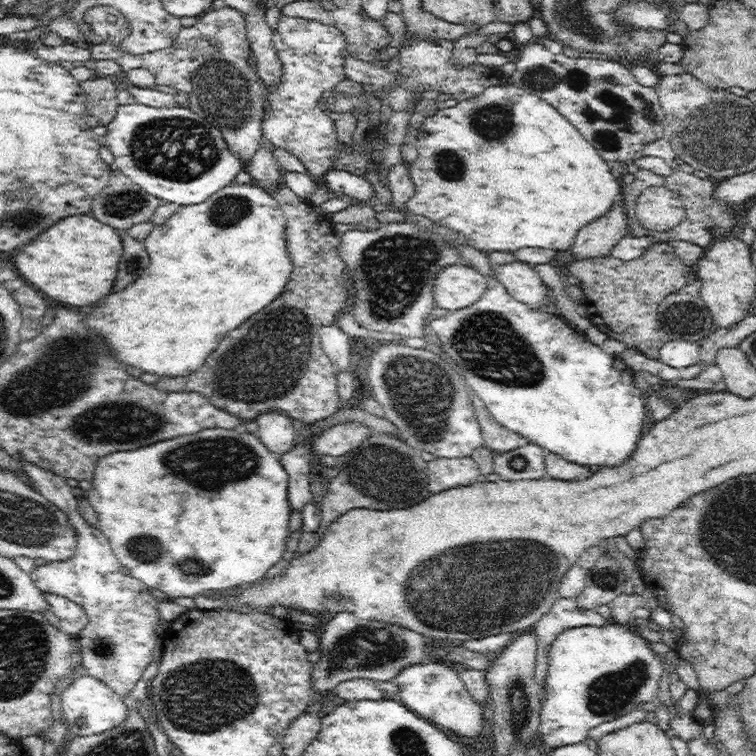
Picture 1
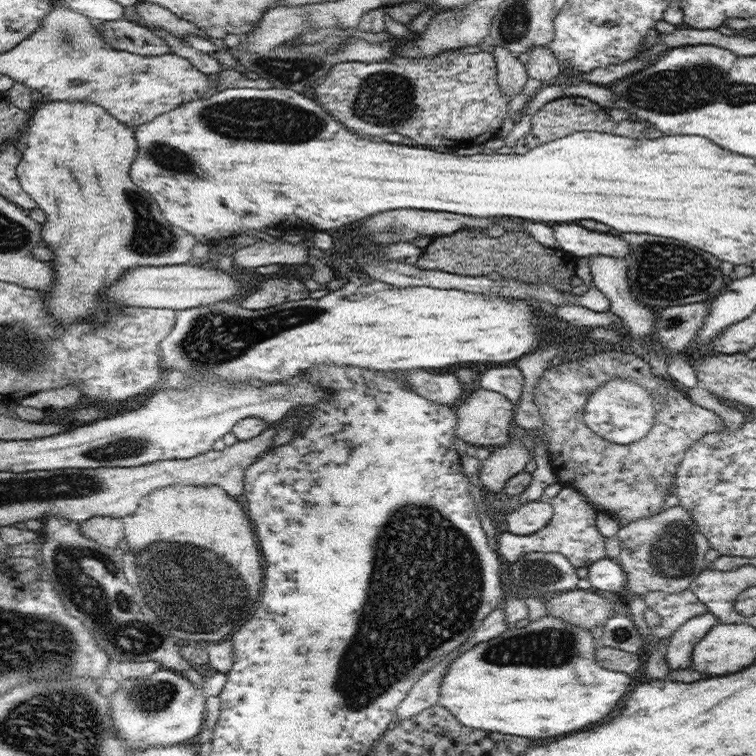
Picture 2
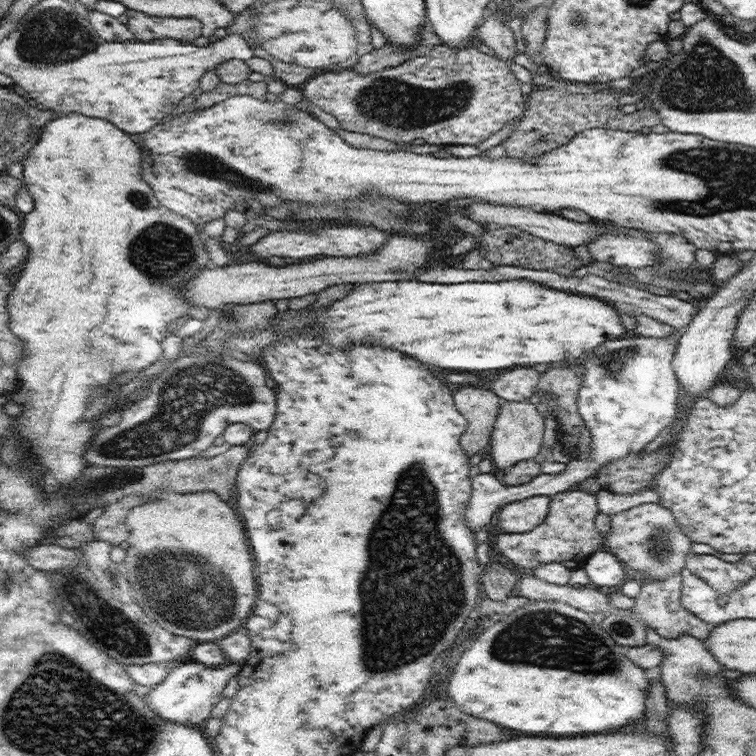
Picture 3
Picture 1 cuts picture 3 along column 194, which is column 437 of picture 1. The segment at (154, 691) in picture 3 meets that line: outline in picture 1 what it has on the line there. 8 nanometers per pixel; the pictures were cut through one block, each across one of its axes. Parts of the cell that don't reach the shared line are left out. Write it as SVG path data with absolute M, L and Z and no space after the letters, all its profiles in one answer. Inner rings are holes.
M434 661L429 664L413 664L404 667L394 678L398 686L397 696L401 703L422 718L432 721L435 725L444 726L464 738L474 738L478 744L478 737L484 726L486 717L482 716L484 706L468 692L460 676L459 667L449 663Z

